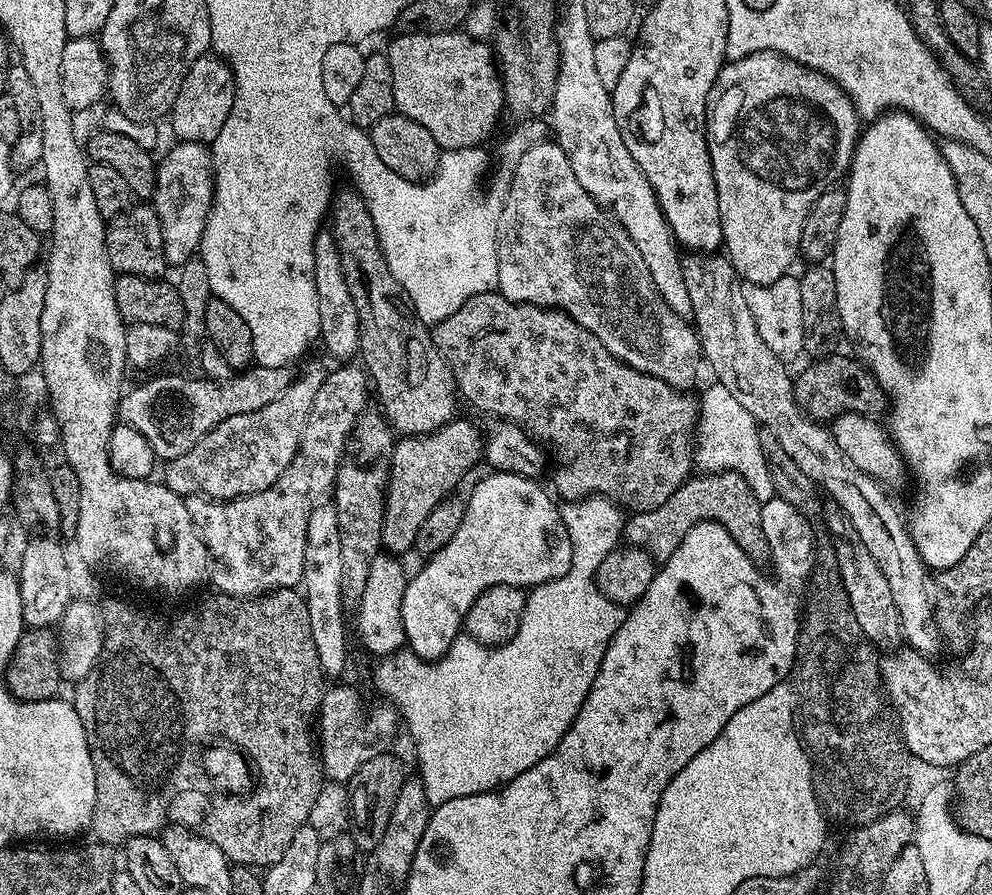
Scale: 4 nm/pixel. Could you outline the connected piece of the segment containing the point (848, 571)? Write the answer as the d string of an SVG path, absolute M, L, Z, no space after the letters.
M825 504L824 524L833 536L831 539L838 558L838 570L842 574L842 586L846 586L846 594L850 598L850 610L854 610L854 618L858 618L858 626L862 626L862 634L872 645L880 650L891 649L901 643L902 633L900 615L894 606L890 586L886 583L886 574L878 570L878 562L874 562L870 550L866 550L858 538L854 526L850 526L850 518L846 518L846 514L836 504Z

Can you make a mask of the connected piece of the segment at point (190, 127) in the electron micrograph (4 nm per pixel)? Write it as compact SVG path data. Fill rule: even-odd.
M215 54L199 56L194 66L190 66L170 113L175 139L211 145L212 141L218 138L234 106L235 97L236 79L232 73L232 67Z

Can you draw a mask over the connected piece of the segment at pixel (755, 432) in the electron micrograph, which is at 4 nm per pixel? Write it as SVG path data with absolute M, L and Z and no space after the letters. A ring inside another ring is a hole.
M712 382L698 396L698 423L694 437L694 464L701 473L737 472L746 478L754 498L761 502L777 495L768 463L764 457L762 432L750 410L738 403L738 398L726 386Z

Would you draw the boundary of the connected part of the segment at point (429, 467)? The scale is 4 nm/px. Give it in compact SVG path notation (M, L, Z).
M453 418L444 424L437 432L428 432L425 436L406 436L395 441L390 463L387 465L386 471L388 474L388 482L384 494L384 521L382 522L382 538L380 539L381 545L389 553L400 554L396 552L412 552L416 546L416 539L418 538L418 530L422 530L422 522L426 522L426 518L430 518L430 510L434 510L434 506L438 506L444 499L459 486L464 480L464 475L475 466L476 463L481 463L482 453L484 450L485 441L482 439L482 432L475 428L468 420L460 420L461 418Z

